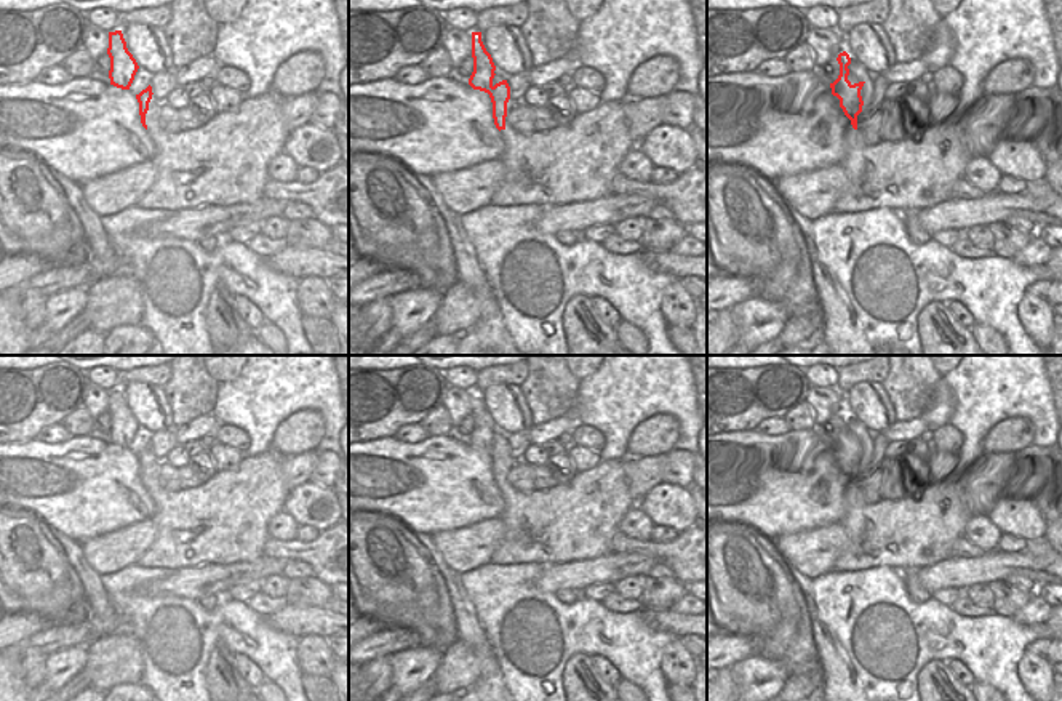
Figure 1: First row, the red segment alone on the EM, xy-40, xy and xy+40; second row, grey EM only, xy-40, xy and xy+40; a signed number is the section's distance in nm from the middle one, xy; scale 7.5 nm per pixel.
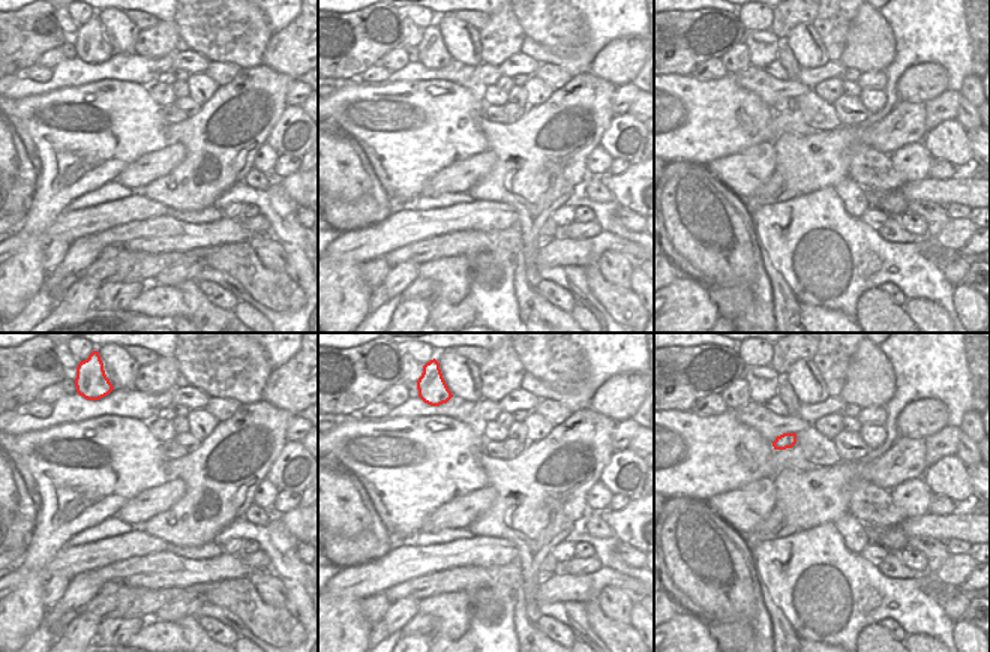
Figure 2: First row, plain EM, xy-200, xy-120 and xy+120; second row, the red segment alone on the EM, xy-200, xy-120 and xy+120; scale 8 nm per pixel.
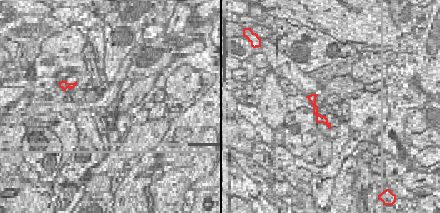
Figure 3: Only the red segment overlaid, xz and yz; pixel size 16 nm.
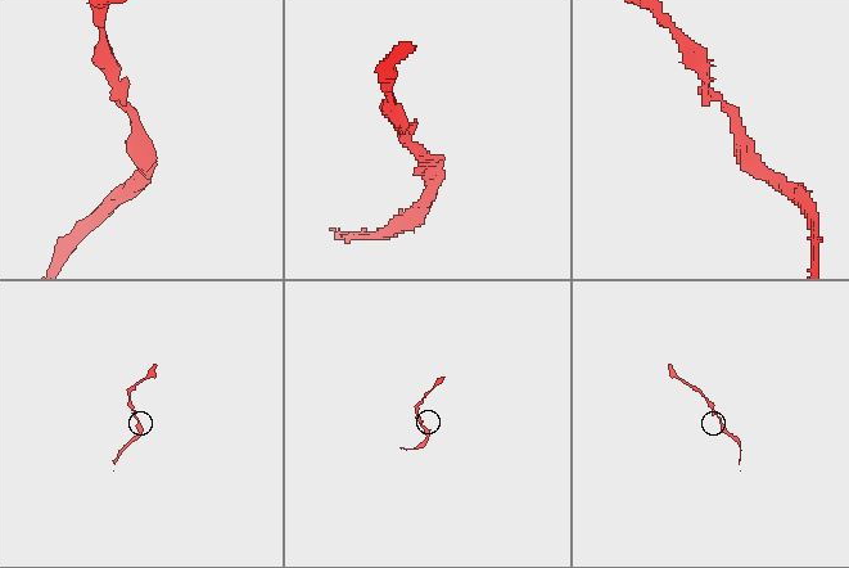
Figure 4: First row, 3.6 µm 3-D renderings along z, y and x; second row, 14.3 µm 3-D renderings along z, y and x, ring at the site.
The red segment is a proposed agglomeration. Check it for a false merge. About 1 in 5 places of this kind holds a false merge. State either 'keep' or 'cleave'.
keep

